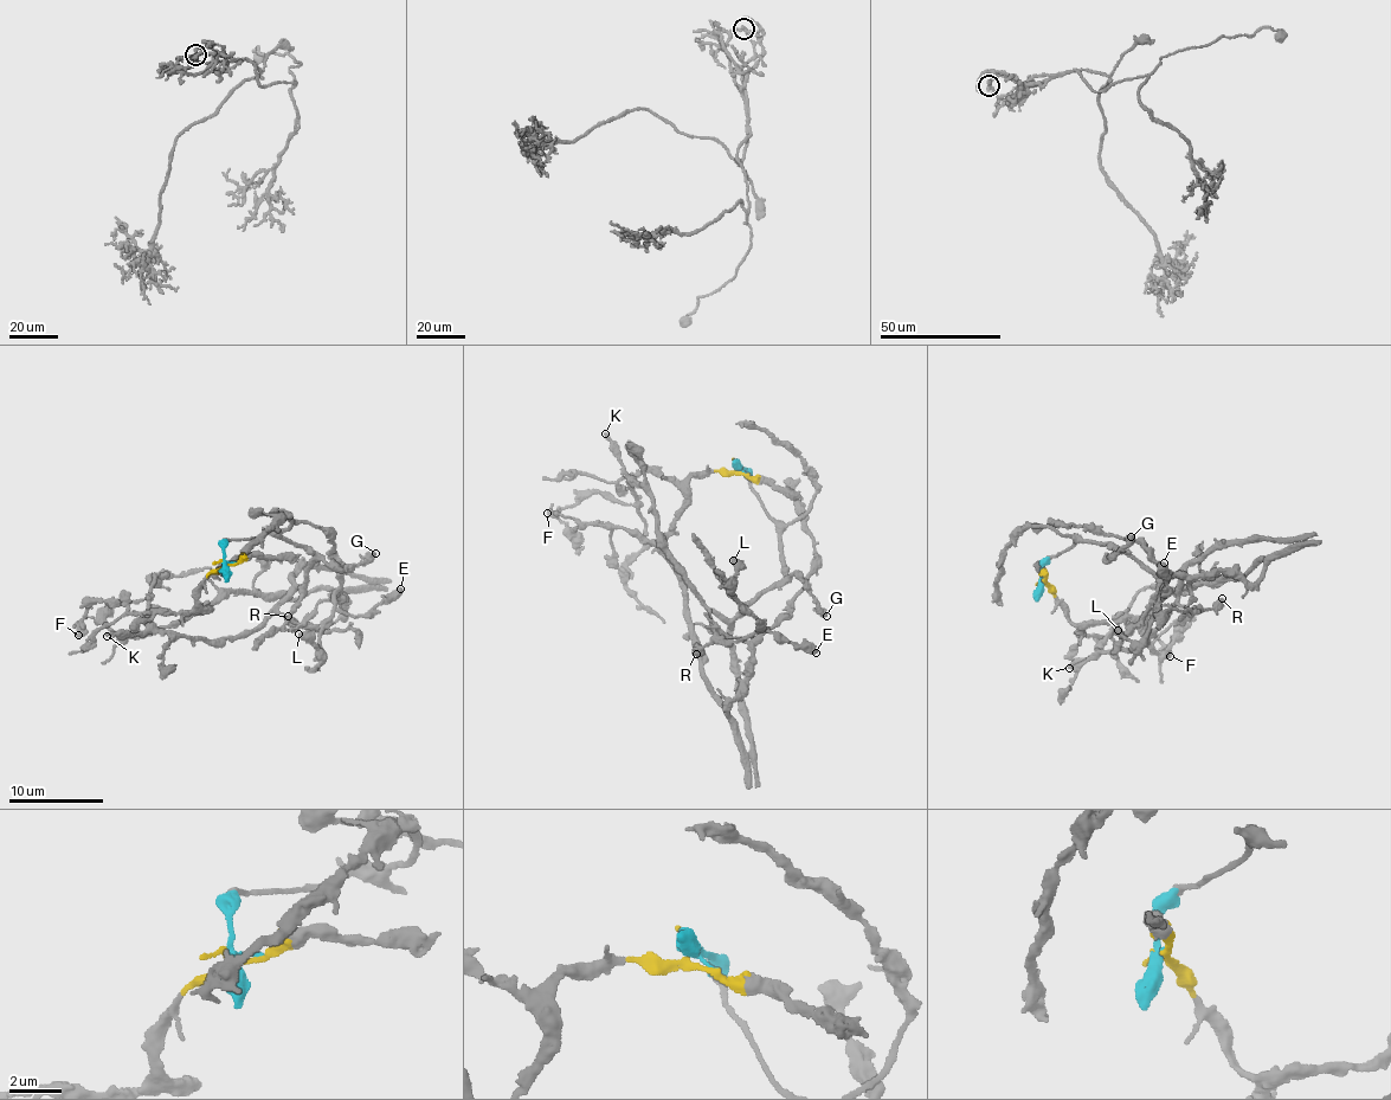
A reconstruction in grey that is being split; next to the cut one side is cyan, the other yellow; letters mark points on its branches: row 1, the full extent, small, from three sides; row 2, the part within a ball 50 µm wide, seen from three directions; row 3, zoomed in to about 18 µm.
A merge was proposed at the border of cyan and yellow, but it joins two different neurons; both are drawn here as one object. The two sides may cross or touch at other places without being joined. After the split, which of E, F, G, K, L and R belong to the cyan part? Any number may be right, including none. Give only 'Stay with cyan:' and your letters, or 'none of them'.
Stay with cyan: F, G, K, R

